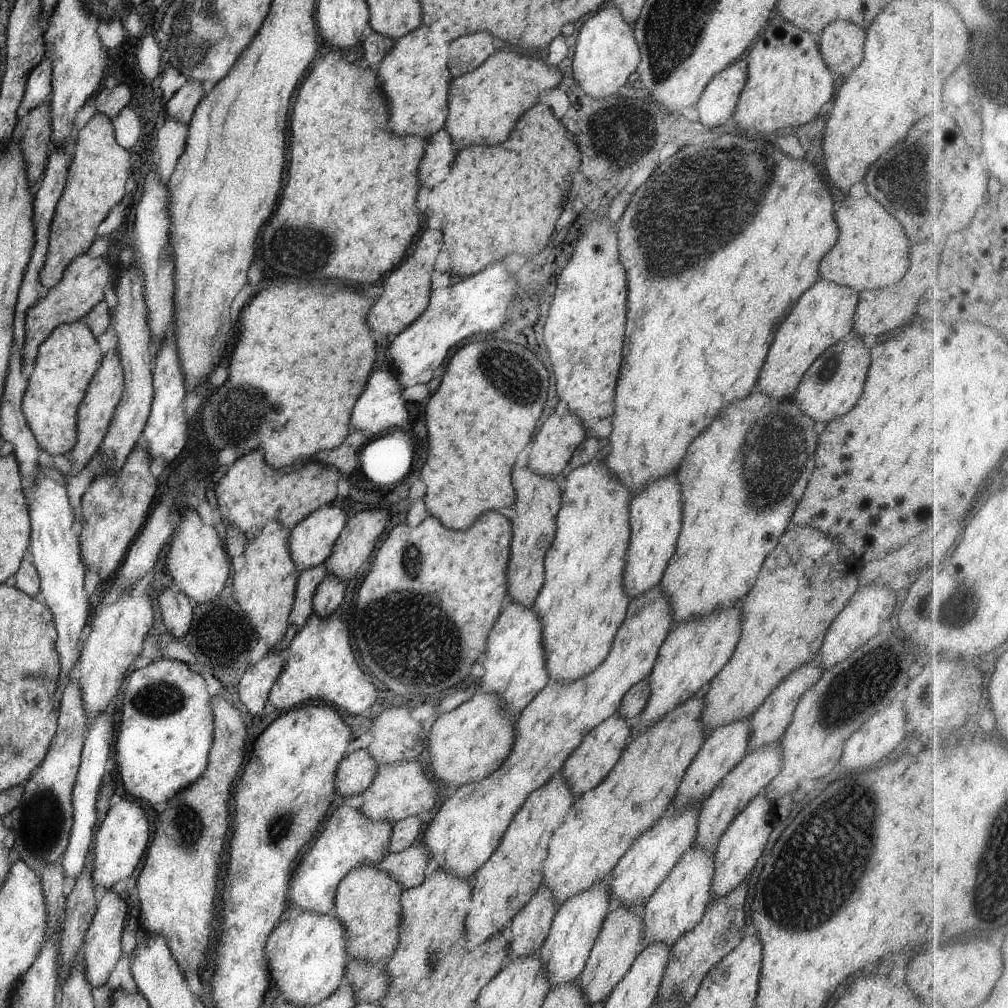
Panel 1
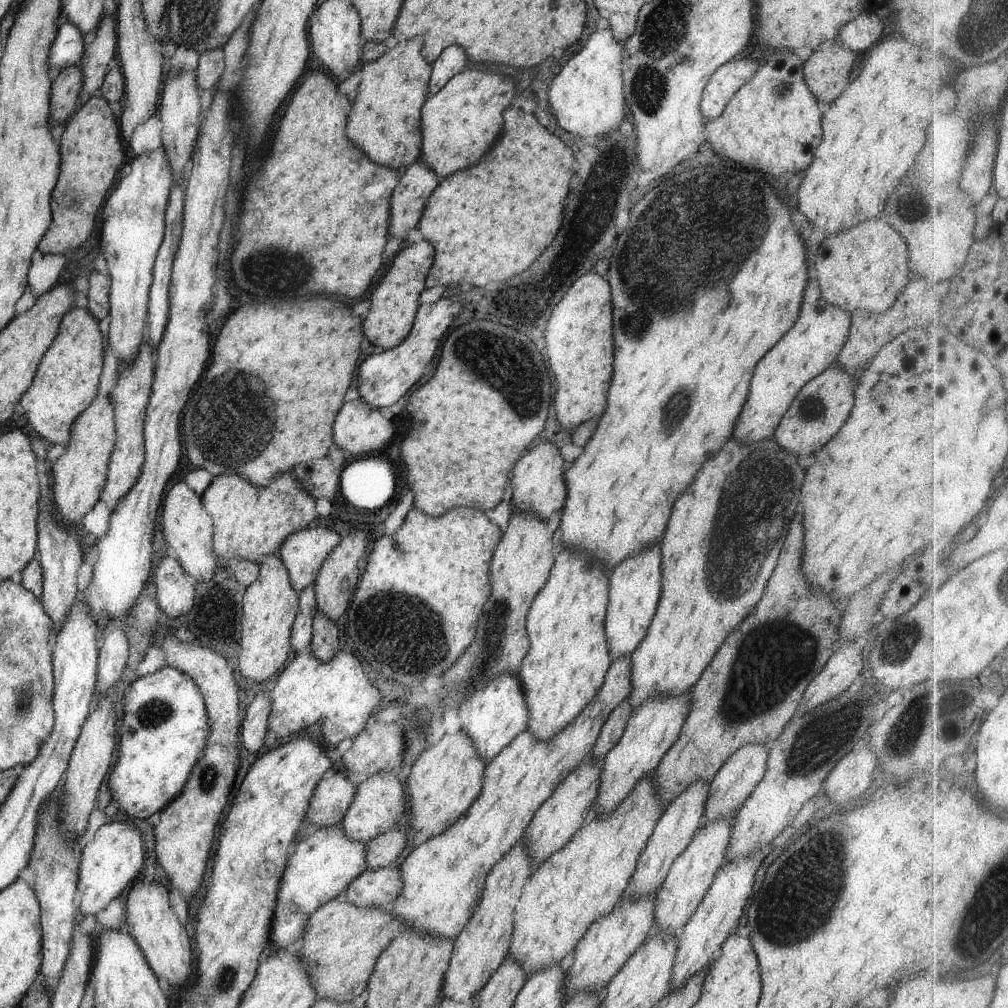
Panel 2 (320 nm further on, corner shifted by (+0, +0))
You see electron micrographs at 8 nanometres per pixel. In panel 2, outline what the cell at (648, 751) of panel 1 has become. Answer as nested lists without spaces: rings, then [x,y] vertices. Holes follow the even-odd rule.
[[[647,775],[644,779],[639,781],[639,783],[632,789],[632,792],[629,792],[629,795],[617,806],[614,812],[609,813],[606,817],[595,816],[591,822],[582,825],[582,828],[578,829],[578,832],[572,836],[572,838],[558,852],[550,855],[540,866],[538,866],[538,868],[533,869],[527,883],[522,887],[521,899],[513,912],[514,928],[511,932],[511,937],[509,938],[508,952],[509,956],[524,969],[527,980],[528,977],[531,977],[535,972],[538,972],[539,969],[550,967],[551,965],[560,965],[562,958],[564,958],[568,952],[572,952],[572,950],[575,949],[575,946],[579,943],[583,934],[590,928],[590,925],[594,921],[597,921],[599,917],[610,913],[611,910],[619,904],[619,901],[623,898],[623,894],[626,890],[630,888],[631,876],[636,870],[640,853],[647,845],[650,835],[656,828],[658,819],[664,812],[664,806],[662,806],[657,800],[657,793],[655,792],[655,787],[653,786],[653,781],[650,776],[651,775]]]

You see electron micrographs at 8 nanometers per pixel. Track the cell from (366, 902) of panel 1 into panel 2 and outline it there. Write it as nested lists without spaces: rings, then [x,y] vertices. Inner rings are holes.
[[[340,898],[332,899],[310,915],[302,937],[302,948],[297,956],[317,992],[318,999],[330,999],[339,1003],[352,1002],[366,993],[370,976],[374,972],[378,956],[403,930],[403,920],[394,917],[389,908],[358,907]]]

